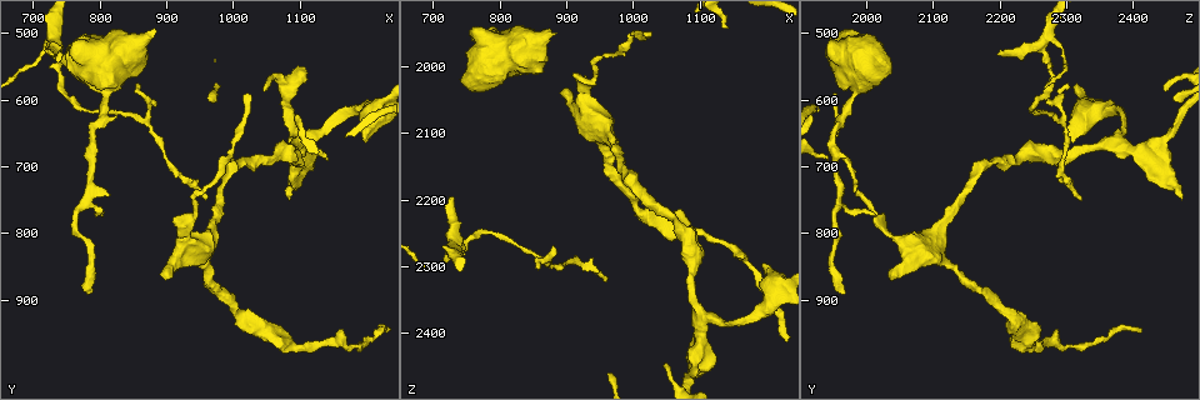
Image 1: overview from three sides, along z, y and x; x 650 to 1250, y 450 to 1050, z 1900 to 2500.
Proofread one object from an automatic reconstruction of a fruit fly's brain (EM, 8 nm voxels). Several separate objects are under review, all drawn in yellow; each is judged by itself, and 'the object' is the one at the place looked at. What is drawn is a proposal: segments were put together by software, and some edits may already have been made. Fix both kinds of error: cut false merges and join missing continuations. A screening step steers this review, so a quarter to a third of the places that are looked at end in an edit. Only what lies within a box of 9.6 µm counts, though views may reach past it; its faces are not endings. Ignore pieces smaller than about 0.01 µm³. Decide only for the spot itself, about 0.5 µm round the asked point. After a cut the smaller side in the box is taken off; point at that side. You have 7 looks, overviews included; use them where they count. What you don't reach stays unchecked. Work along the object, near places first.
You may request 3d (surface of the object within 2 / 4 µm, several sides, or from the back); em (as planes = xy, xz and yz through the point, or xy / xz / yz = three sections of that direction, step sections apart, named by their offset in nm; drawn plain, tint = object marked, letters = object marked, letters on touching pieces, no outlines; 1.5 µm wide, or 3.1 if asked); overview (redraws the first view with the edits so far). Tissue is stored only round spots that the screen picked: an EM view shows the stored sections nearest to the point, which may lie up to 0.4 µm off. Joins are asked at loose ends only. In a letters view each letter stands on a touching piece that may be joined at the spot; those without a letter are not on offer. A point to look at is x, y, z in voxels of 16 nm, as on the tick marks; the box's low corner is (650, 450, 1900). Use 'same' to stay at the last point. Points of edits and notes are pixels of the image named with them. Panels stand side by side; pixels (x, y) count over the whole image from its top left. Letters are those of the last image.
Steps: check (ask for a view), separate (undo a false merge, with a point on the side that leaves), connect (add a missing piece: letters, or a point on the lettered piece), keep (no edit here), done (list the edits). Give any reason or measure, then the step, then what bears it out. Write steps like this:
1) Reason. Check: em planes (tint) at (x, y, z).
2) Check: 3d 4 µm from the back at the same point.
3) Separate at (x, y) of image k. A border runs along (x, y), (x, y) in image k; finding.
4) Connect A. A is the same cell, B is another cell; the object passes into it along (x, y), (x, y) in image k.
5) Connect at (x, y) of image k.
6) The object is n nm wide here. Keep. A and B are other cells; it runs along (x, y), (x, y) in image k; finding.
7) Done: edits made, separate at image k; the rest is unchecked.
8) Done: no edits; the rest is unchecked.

Branch stops here. Check: 3d 2 µm at (1200, 655, 2295).

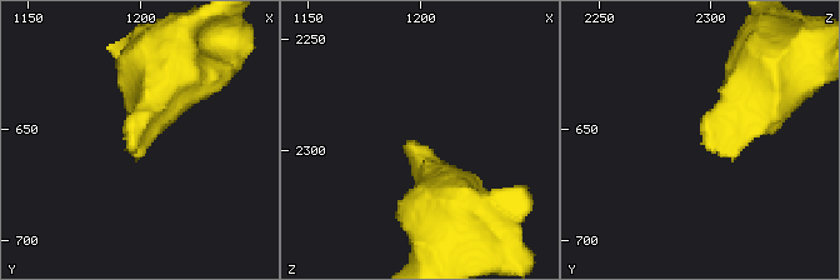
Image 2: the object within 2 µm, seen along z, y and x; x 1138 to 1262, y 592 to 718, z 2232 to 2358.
Check: em planes (letters) at (1195, 657, 2297).

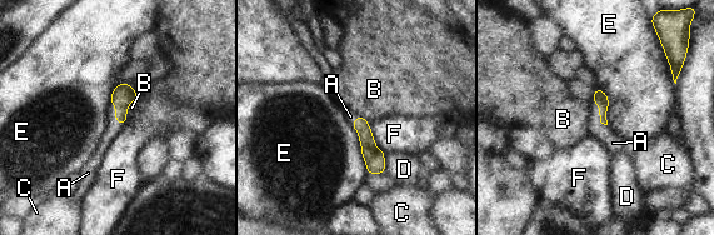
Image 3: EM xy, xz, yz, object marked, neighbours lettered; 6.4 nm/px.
Connect A. A is the same cell, B, C, D, E and F are other cells; the object passes into it along (600, 98), (598, 113), (613, 143) in image 3; the cell continues.

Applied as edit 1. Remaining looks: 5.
Thick end. Check: em planes (letters) at (885, 500, 1955).

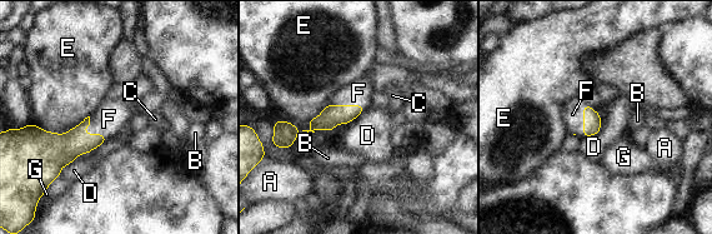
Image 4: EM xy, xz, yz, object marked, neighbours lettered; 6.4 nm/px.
Connect F. F is the same cell, A, B, C, D, E and G are other cells; the cell continues.

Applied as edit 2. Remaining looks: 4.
Redraw. Check: overview.

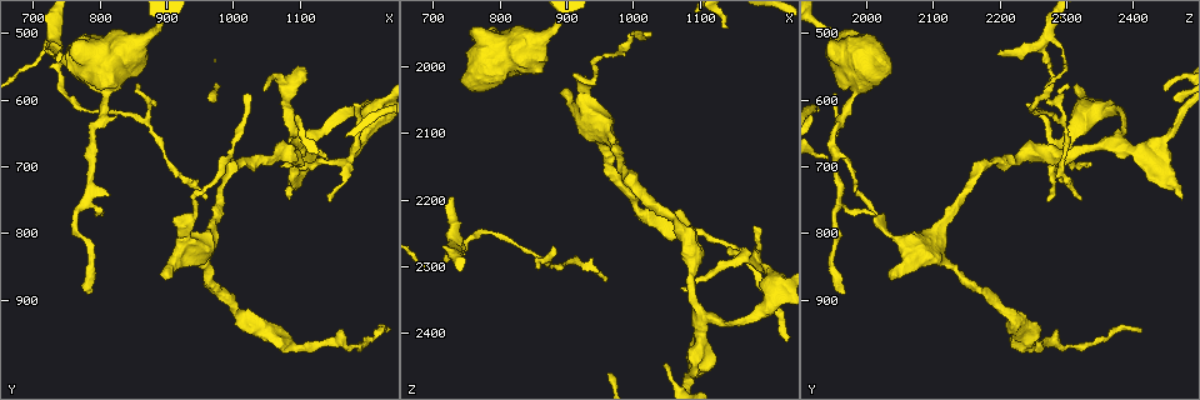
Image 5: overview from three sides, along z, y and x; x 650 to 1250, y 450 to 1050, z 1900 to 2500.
An open end. Check: 3d 2 µm at (860, 575, 2300).

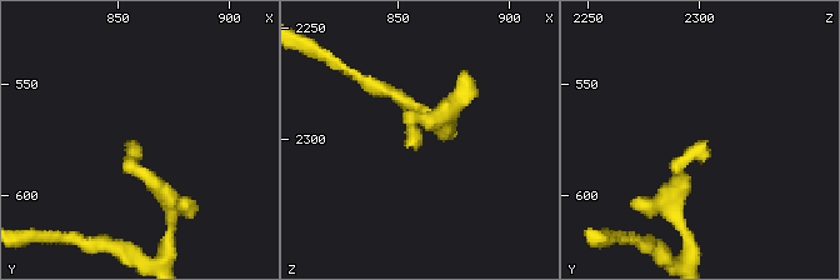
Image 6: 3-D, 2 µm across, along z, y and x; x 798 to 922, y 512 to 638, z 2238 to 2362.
Check: em yz step 8 (tint) at (855, 578, 2303).

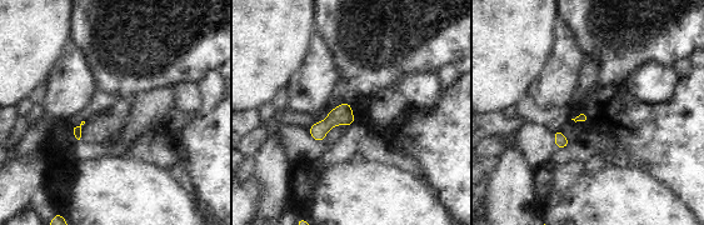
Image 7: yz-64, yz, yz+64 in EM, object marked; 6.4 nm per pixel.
Cut it another way. Check: em planes (letters) at the same point.

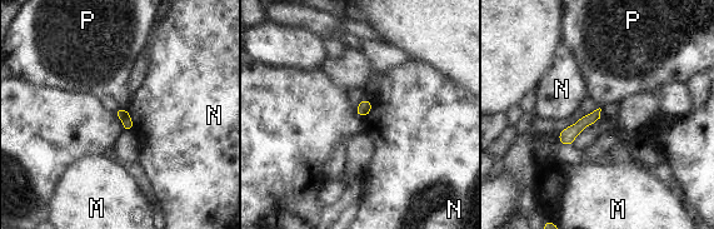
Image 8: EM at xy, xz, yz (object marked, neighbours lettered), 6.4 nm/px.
The object is 80 nm wide here. Keep. M, N and P are other cells; a border runs along (119, 106), (128, 110) in image 8; no lettered piece goes on from it.

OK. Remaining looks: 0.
Done: edits made, connect at image 3, connect at image 4; the rest is unchecked.

